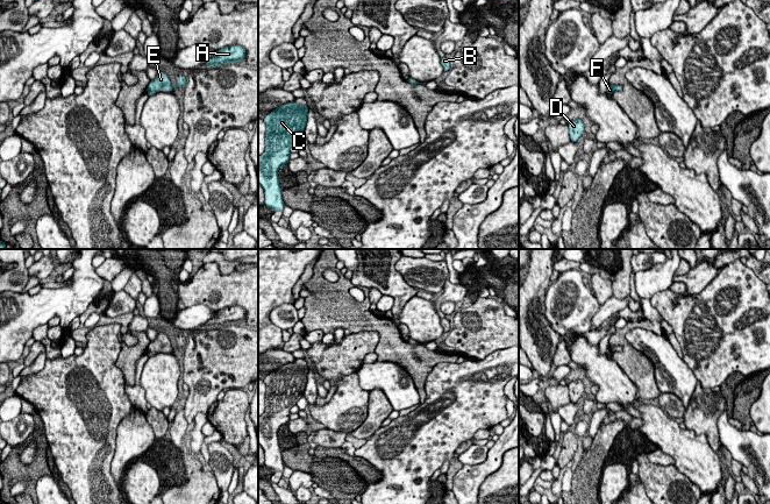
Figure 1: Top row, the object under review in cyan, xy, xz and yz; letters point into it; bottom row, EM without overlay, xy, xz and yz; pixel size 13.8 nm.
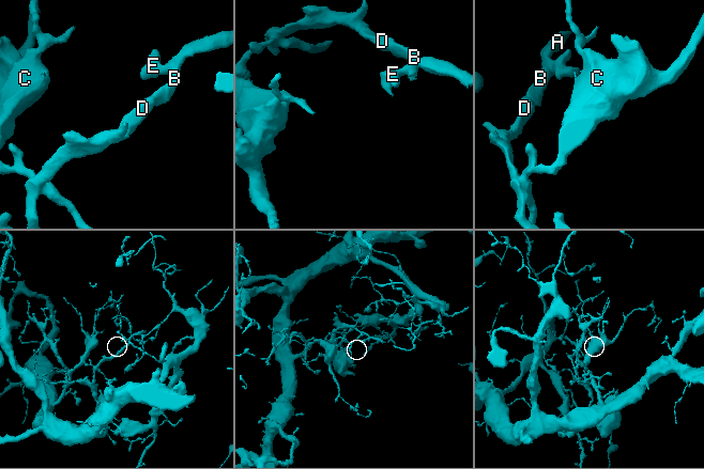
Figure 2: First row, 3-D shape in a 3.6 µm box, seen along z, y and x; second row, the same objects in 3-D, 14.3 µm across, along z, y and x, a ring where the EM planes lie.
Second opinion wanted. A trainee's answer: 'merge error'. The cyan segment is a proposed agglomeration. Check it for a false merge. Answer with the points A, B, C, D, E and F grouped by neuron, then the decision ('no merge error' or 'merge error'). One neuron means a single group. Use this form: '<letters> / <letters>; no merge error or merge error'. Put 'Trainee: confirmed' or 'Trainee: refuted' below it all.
A B C D E F; no merge error
Trainee: refuted

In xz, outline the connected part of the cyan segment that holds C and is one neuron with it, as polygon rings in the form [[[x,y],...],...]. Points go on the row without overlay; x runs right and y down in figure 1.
[[[295,362],[286,363],[263,378],[265,411],[258,418],[258,443],[264,449],[264,466],[283,471],[284,462],[278,431],[290,421],[290,410],[304,396],[309,368]]]

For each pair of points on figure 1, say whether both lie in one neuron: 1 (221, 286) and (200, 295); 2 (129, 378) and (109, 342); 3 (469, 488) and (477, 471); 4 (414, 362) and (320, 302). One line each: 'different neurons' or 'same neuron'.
1: same neuron
2: different neurons
3: same neuron
4: same neuron

